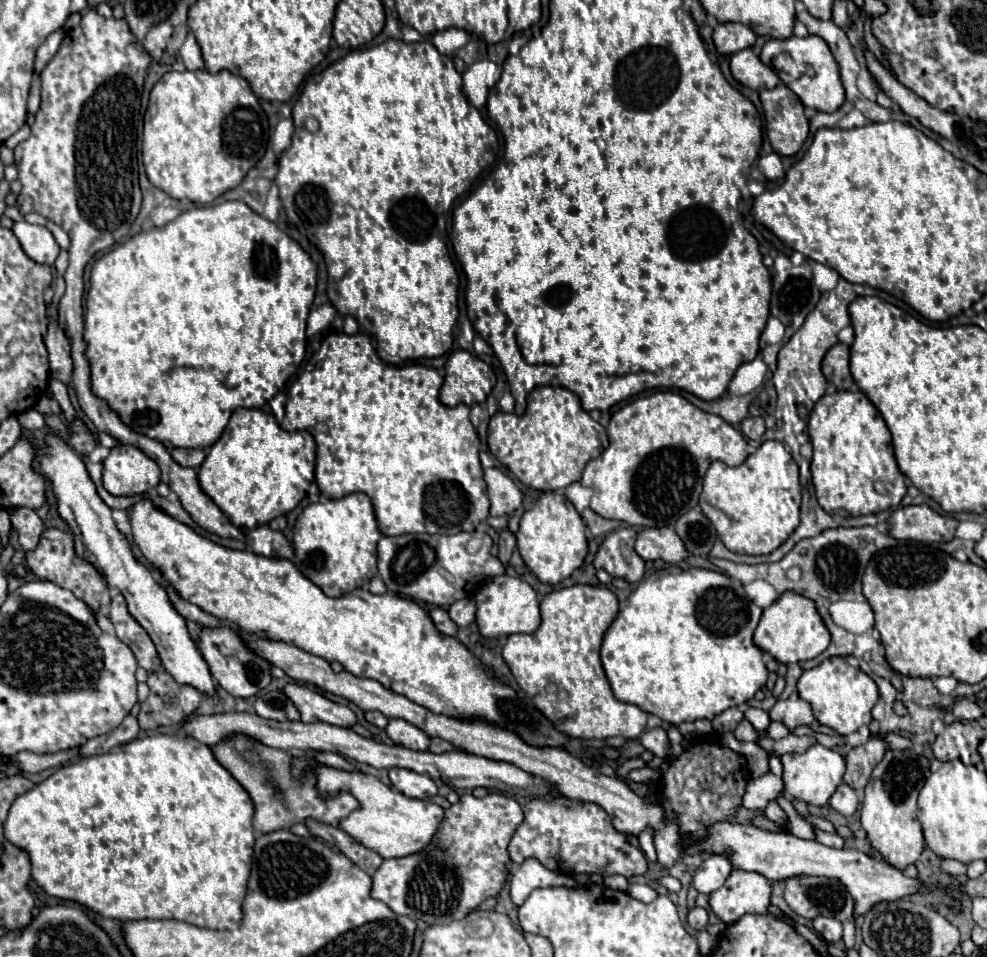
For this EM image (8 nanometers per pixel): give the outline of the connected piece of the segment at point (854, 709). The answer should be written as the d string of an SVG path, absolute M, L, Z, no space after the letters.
M833 656L823 660L819 666L801 674L797 682L799 696L807 700L813 708L813 714L819 724L833 728L841 736L857 732L863 724L871 722L871 708L879 698L877 684L863 670L857 670L847 664L845 658Z

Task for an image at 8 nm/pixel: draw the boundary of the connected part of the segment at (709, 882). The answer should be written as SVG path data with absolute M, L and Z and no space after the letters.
M711 854L697 868L697 874L693 878L693 886L697 888L697 892L711 894L711 892L715 892L717 888L721 888L725 884L731 870L733 870L731 854Z

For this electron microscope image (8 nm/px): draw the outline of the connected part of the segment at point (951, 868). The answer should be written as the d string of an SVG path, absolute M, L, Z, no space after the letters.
M941 860L941 870L951 874L951 876L963 876L965 874L965 864L957 860Z

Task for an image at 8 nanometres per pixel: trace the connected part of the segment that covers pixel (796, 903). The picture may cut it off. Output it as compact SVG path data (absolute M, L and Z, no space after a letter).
M793 876L785 880L785 902L789 908L803 916L813 920L815 916L833 916L839 922L845 922L853 916L855 902L851 900L851 894L839 880L827 878L815 878L815 876Z

